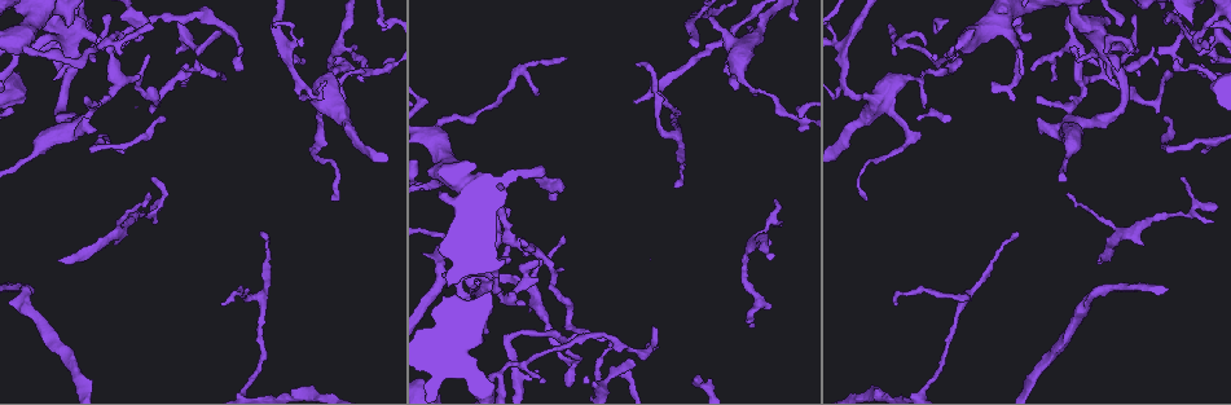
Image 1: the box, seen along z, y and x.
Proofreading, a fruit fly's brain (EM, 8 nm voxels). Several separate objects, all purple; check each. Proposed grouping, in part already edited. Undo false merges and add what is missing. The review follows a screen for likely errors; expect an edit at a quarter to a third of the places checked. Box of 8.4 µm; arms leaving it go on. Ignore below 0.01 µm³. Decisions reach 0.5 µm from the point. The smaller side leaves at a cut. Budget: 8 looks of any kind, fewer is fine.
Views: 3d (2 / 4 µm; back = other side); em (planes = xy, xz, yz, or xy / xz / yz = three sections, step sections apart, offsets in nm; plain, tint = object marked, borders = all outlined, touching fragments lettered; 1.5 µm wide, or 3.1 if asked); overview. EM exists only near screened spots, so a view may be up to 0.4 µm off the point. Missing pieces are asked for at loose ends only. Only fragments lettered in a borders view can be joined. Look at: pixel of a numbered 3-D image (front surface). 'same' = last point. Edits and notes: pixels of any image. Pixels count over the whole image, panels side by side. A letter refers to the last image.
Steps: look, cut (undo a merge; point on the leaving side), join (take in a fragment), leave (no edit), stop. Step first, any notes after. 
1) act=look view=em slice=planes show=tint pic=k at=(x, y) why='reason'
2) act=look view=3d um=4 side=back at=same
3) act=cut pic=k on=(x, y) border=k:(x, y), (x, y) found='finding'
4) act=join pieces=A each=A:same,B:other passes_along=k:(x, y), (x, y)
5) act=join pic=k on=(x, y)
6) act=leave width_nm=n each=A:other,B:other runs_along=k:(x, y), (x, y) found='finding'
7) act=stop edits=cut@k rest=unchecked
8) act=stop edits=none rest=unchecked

act=look view=3d um=4 pic=1 at=(759, 93) why='free end'

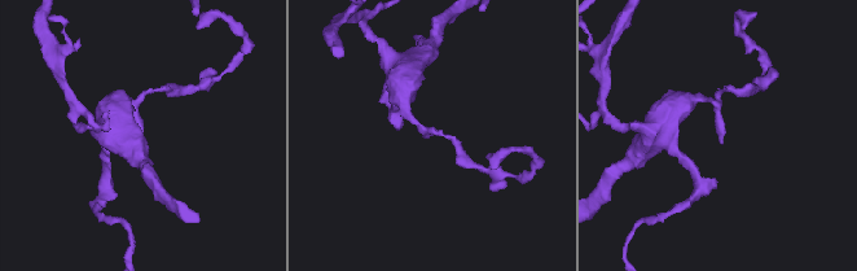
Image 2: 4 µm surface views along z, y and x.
act=look view=em slice=planes show=tint pic=2 at=(722, 144)

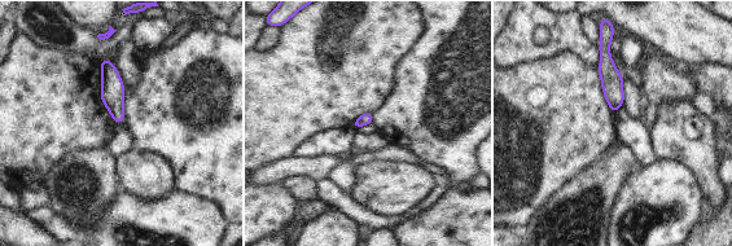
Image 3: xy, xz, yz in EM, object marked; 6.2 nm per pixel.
act=look view=em slice=planes show=borders at=same why='see the neighbours'

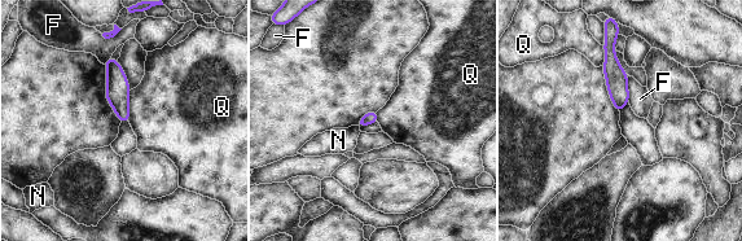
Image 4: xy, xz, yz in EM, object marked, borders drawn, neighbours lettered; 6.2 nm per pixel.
act=leave width_nm=70 each=F:other,N:other,Q:other runs_along=4:(610, 47), (619, 106) found='none of them fits'

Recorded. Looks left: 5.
act=look view=em slice=planes show=borders pic=1 at=(220, 303) why='tapers out'

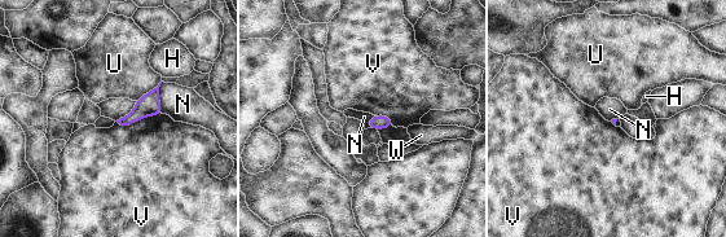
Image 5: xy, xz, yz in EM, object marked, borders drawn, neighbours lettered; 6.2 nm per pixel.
act=leave each=H:other,N:other,U:other,V:other,W:other border=5:(161, 82), (159, 105), (163, 113) found='none of them fits'

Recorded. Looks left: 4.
act=look view=3d um=2 pic=1 at=(152, 28) why='tapers out'

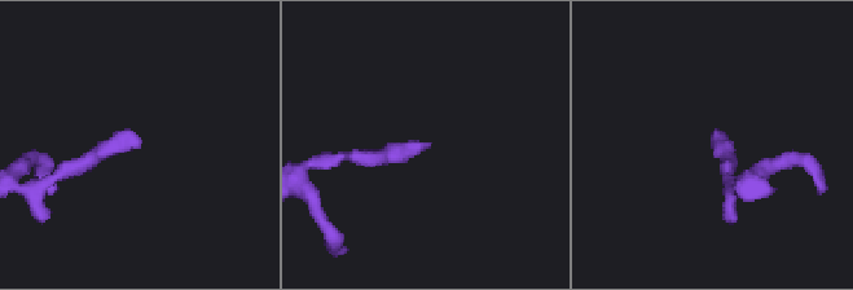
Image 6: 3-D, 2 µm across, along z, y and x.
act=look view=em slice=yz step=4 show=borders pic=6 at=(429, 144) why='need the tissue'

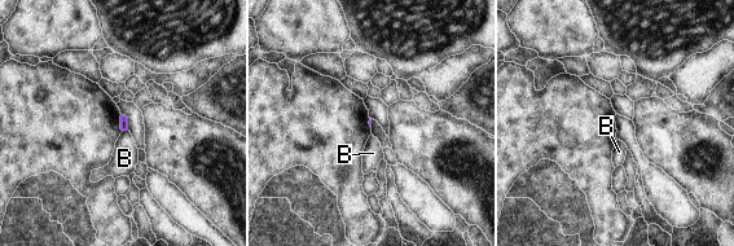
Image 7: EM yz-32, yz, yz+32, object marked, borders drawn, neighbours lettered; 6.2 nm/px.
act=look view=em slice=xy step=8 show=borders at=same why='another direction'

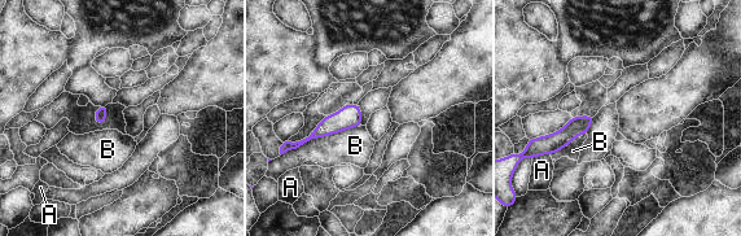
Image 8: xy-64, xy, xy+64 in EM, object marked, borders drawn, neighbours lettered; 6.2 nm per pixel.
act=leave longest_contact=B:480nm each=A:other,B:other runs_along=8:(590, 118), (575, 126), (548, 151) found='none of them fits'

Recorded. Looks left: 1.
act=stop edits=none rest=unchecked

